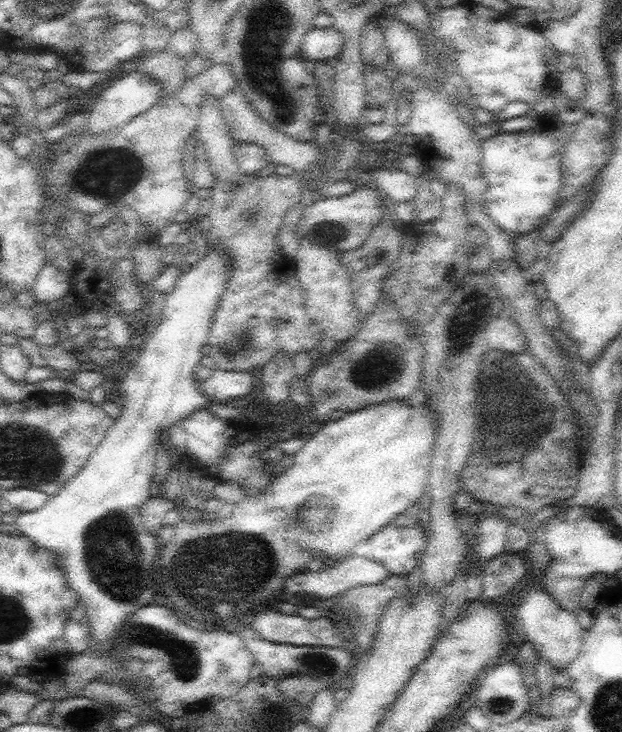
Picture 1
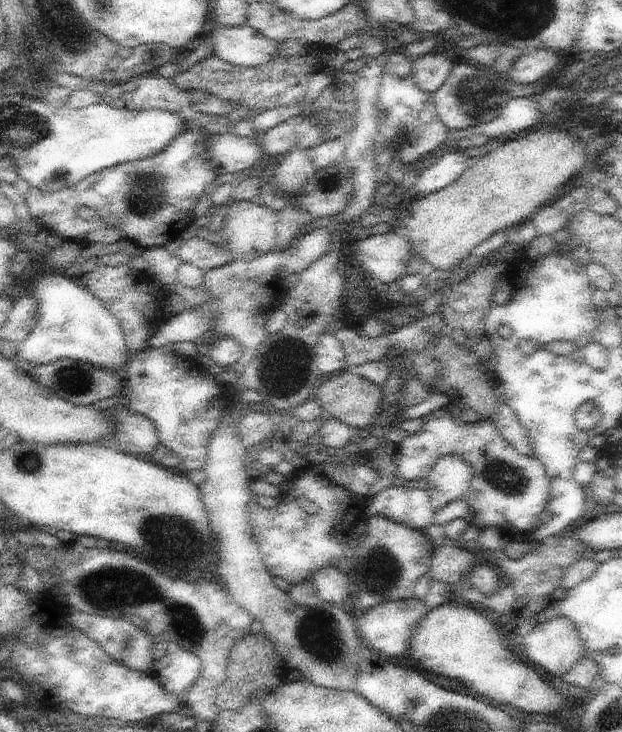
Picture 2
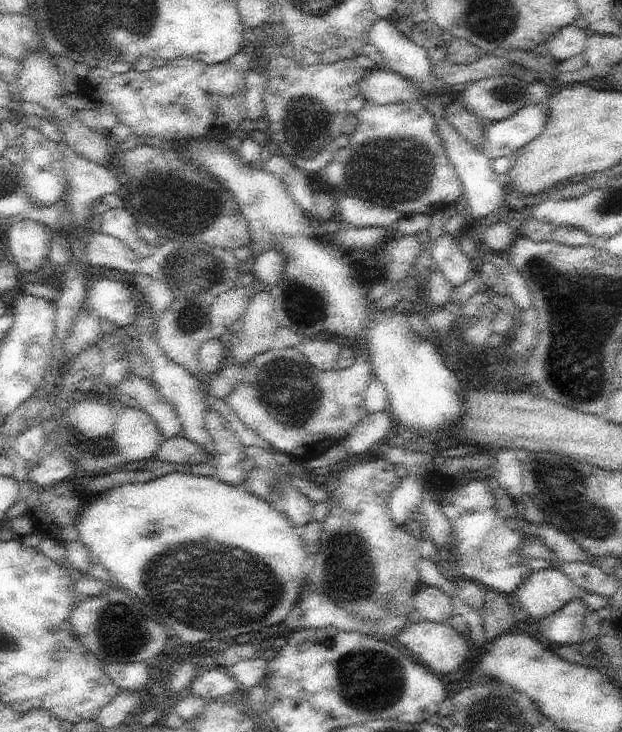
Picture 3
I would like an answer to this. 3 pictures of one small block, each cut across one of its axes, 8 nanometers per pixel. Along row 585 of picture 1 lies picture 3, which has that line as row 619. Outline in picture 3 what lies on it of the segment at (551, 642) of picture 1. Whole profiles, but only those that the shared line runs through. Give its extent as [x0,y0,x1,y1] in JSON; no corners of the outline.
[514,567,578,620]

